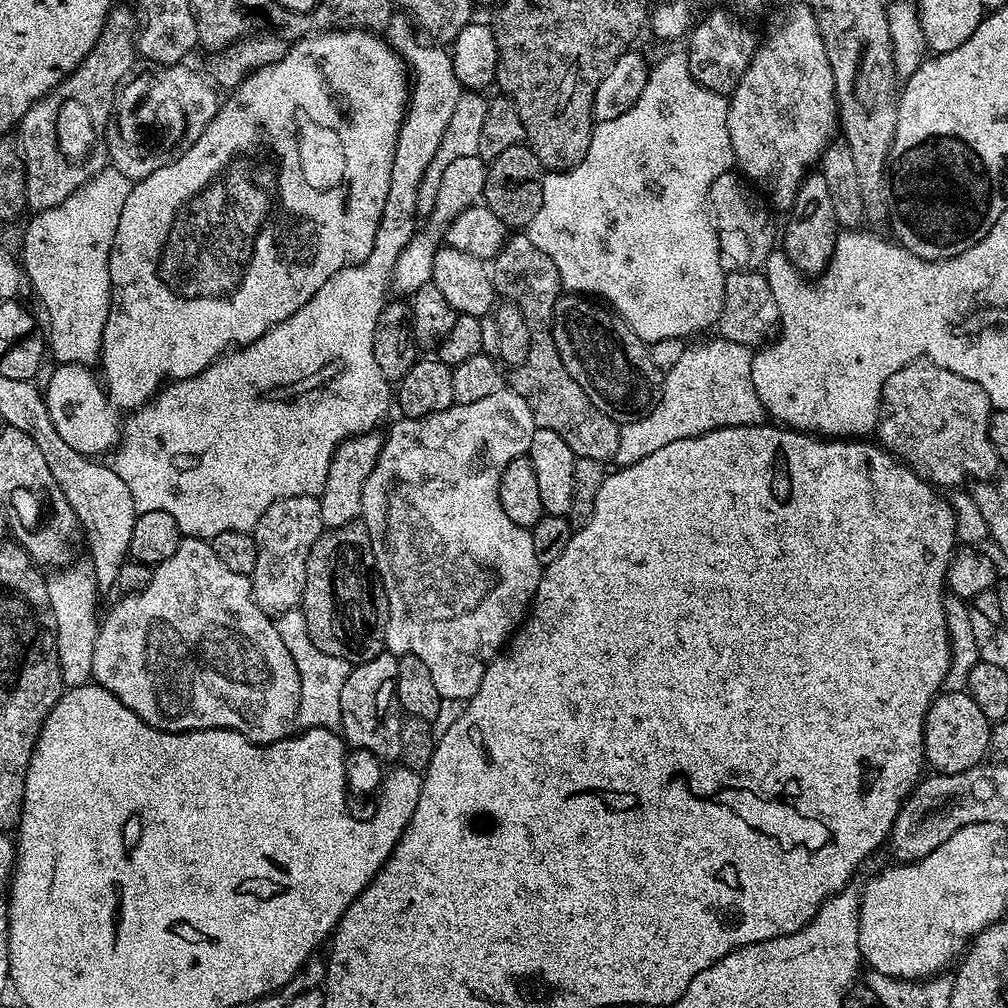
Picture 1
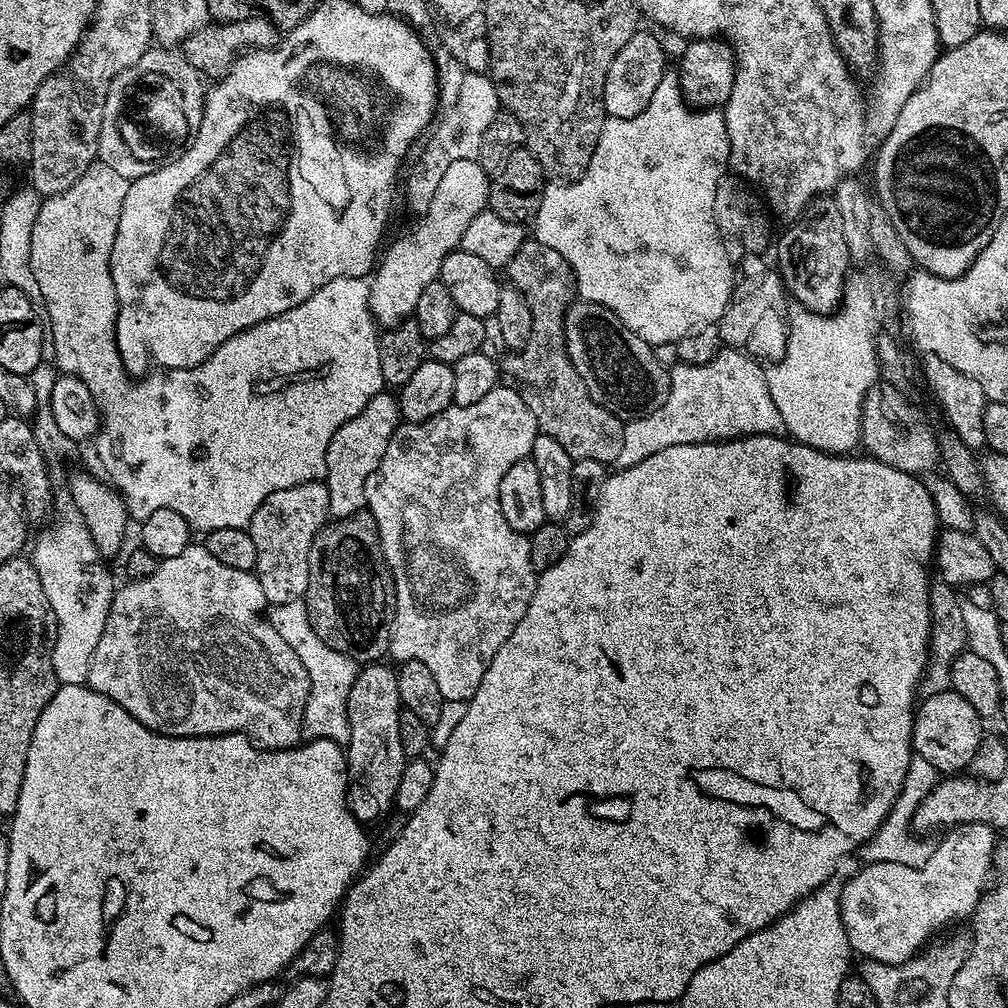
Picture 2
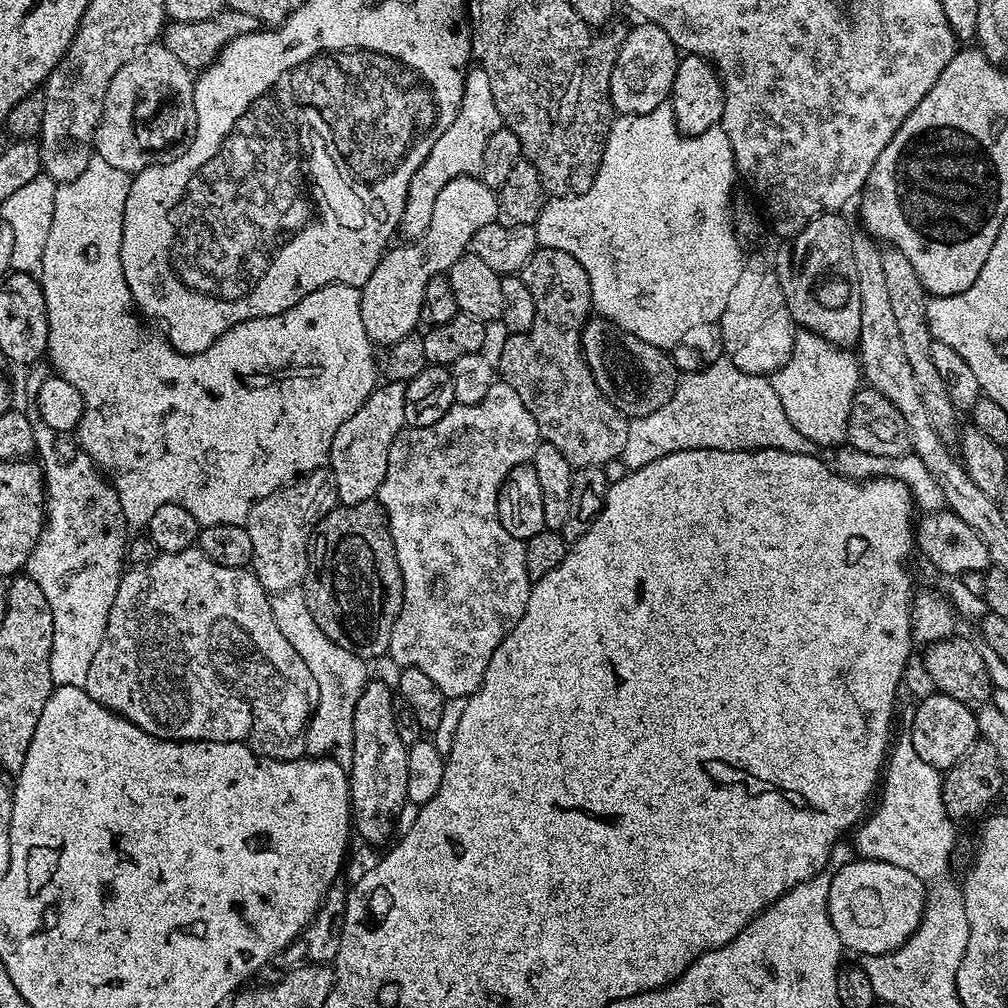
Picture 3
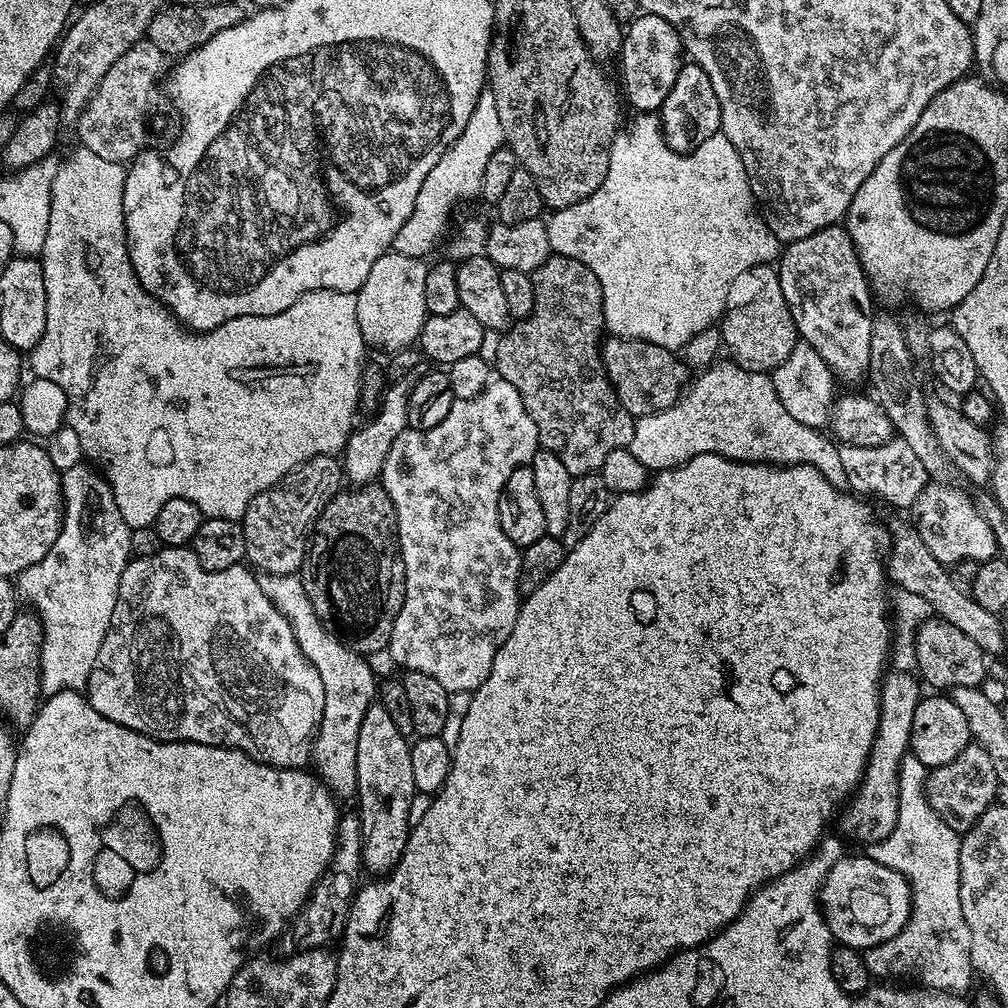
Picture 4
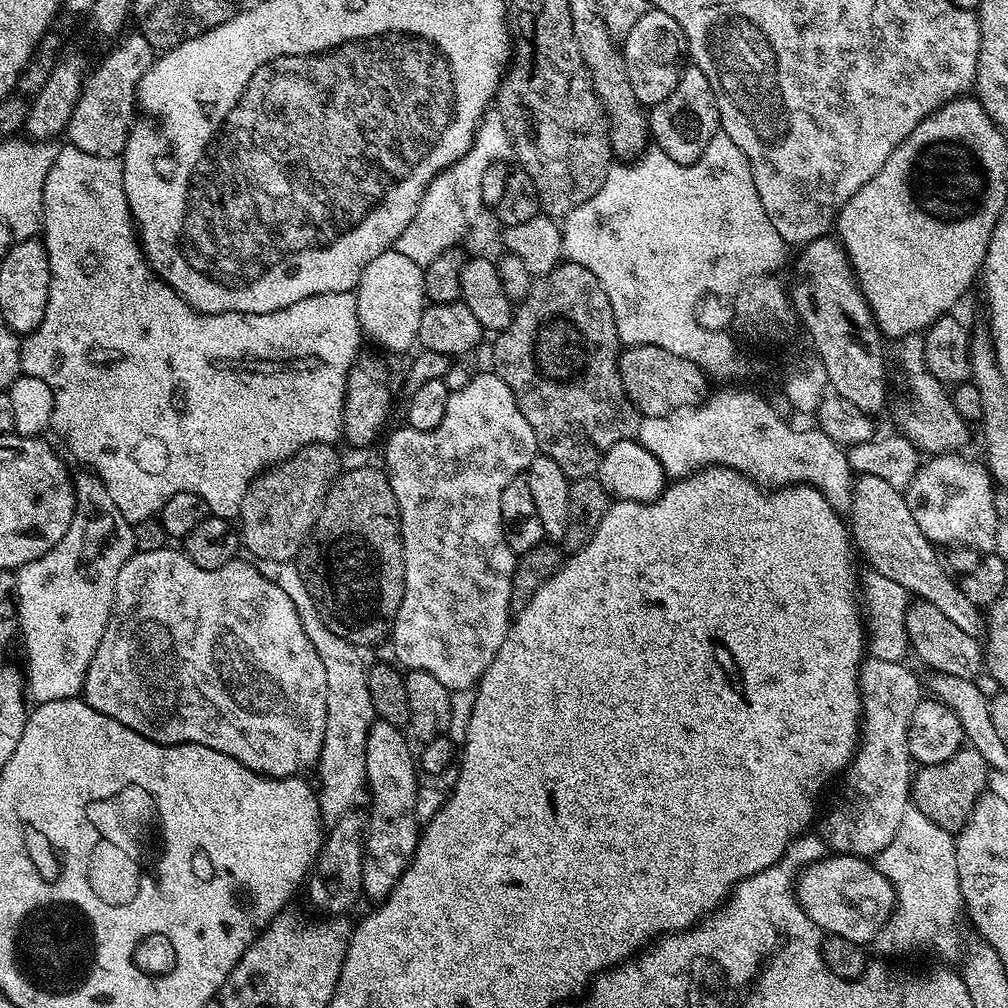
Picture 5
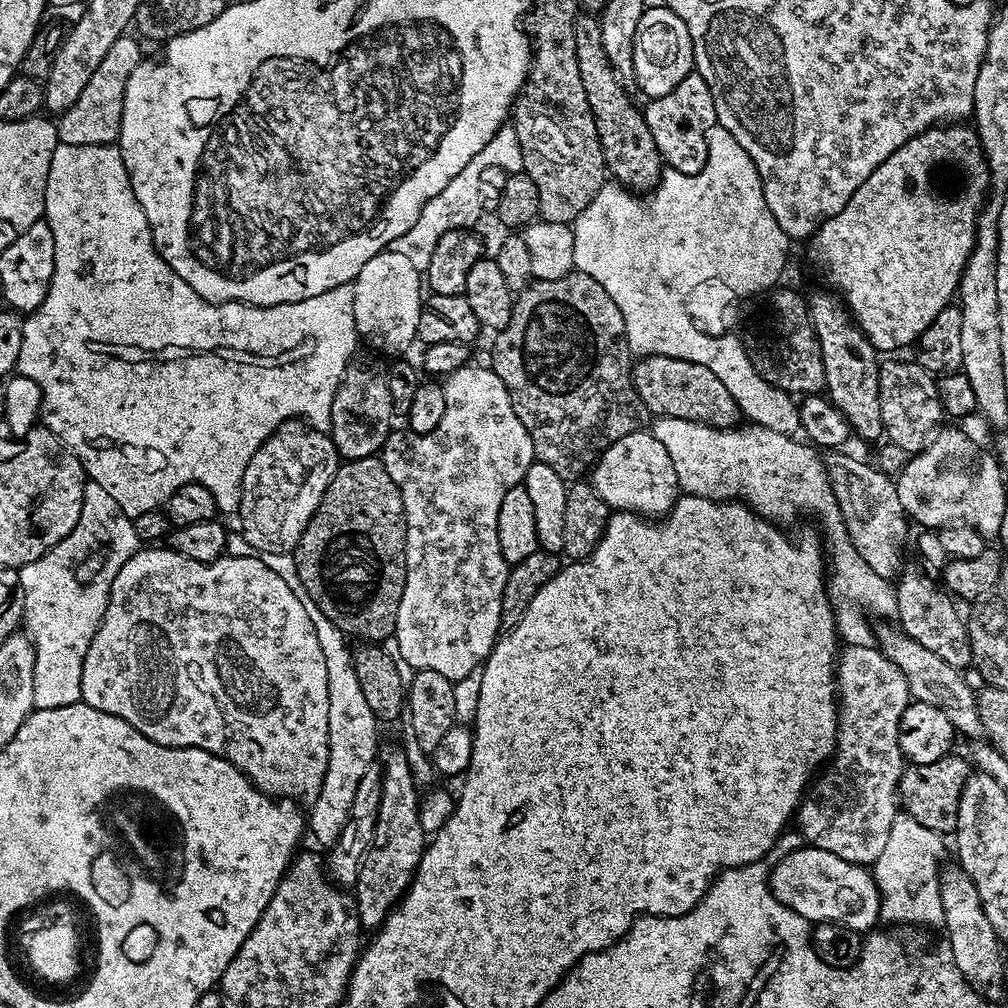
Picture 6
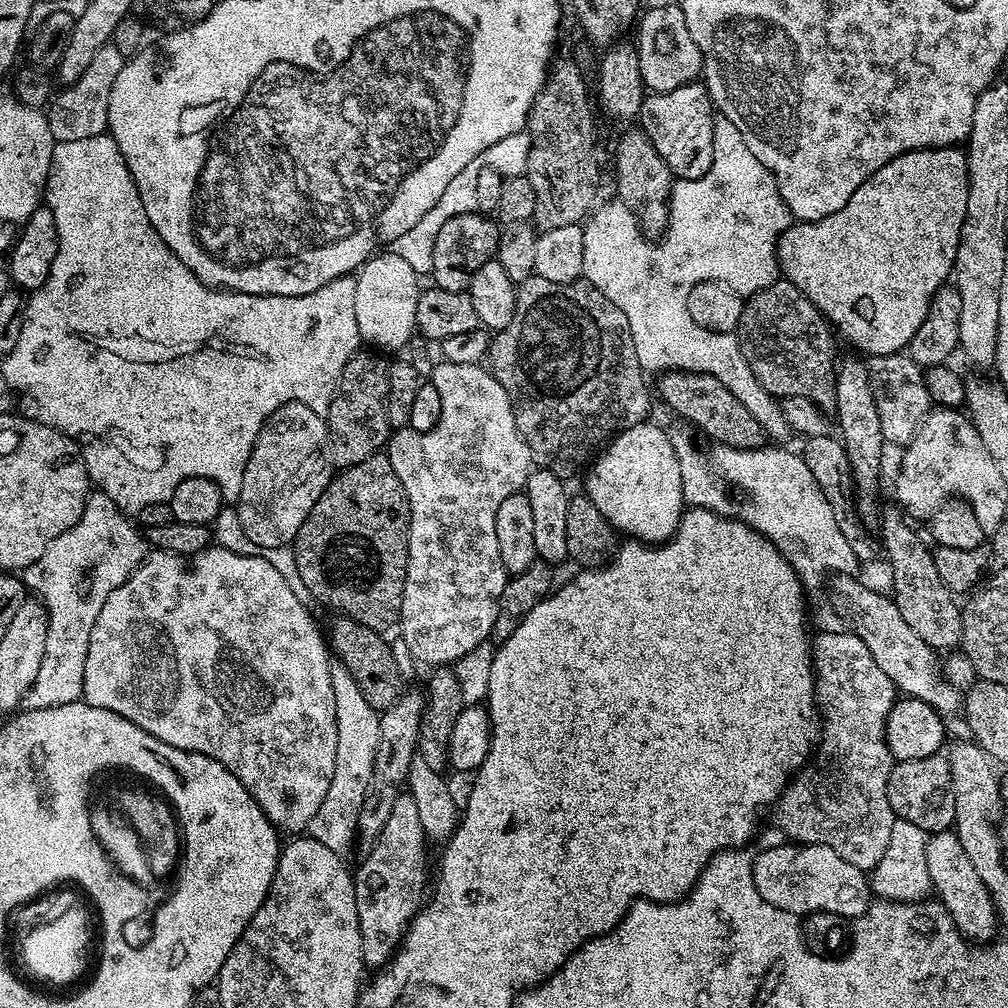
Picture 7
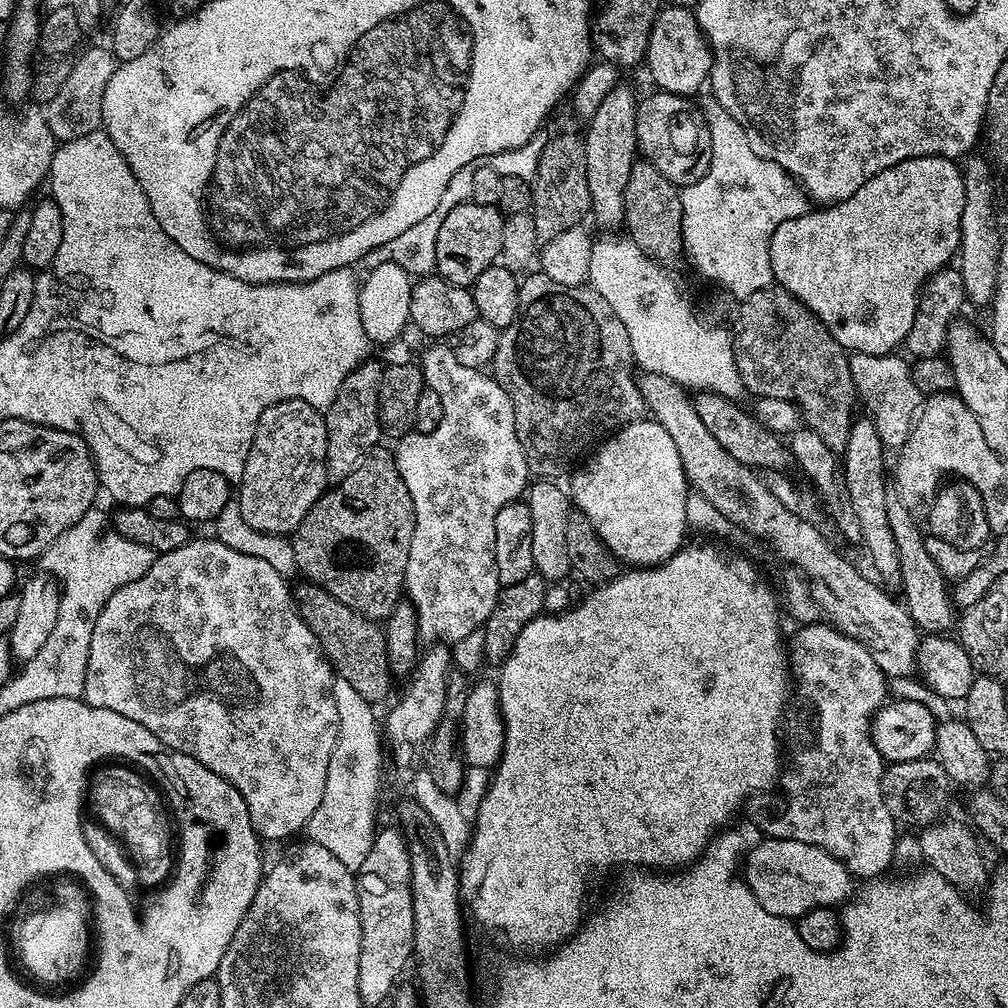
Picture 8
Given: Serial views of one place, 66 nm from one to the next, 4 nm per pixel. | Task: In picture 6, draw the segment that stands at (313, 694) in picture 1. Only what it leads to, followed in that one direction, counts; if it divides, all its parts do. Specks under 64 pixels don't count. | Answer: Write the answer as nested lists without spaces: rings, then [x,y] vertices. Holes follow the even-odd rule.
[[[261,552],[259,557],[262,562],[266,562],[266,566],[270,566],[270,570],[274,570],[274,574],[278,574],[278,578],[282,578],[282,582],[286,582],[286,586],[290,586],[290,590],[294,590],[294,594],[298,594],[298,602],[302,602],[306,614],[310,614],[310,622],[314,622],[314,634],[318,634],[318,646],[322,646],[322,658],[326,658],[326,678],[330,686],[330,726],[328,727],[330,762],[326,766],[326,778],[322,782],[322,790],[314,803],[310,805],[310,828],[311,831],[312,828],[316,831],[318,843],[331,846],[340,837],[342,826],[346,826],[350,818],[350,806],[354,806],[354,793],[358,790],[358,782],[362,782],[366,770],[373,767],[375,760],[372,759],[376,756],[378,721],[374,710],[370,710],[370,705],[366,702],[366,694],[362,694],[362,682],[358,682],[358,670],[352,661],[354,652],[351,647],[348,649],[349,637],[345,636],[342,630],[338,630],[338,626],[334,626],[334,622],[330,622],[330,618],[326,618],[322,610],[318,610],[318,602],[314,602],[314,598],[310,598],[310,594],[306,591],[306,586],[302,586],[302,578],[298,578],[295,555],[292,552],[282,554]]]

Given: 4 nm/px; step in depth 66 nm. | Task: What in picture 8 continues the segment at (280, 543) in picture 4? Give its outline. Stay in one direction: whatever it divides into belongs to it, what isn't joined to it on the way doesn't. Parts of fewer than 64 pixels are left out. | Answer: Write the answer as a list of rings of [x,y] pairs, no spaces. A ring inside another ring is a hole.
[[[300,399],[271,404],[256,423],[246,470],[238,481],[238,511],[244,524],[262,534],[288,536],[306,518],[329,483],[324,412]]]

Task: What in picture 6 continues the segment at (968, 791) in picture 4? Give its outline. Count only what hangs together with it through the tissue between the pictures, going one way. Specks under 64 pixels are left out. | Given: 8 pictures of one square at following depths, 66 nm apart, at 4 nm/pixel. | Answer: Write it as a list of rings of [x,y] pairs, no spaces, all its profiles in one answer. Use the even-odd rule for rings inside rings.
[[[949,754],[938,758],[938,762],[908,764],[904,769],[898,789],[898,804],[903,815],[930,826],[930,830],[941,834],[952,834],[958,822],[958,802],[962,798],[962,786],[968,781],[970,764],[963,755]]]

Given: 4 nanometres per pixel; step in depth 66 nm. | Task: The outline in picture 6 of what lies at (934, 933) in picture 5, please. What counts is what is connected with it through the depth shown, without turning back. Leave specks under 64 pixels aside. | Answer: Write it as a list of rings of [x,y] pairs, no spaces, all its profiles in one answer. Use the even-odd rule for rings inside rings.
[[[898,814],[894,818],[894,822],[890,826],[890,835],[886,841],[886,847],[882,849],[882,854],[878,854],[876,861],[870,865],[870,871],[874,882],[880,891],[880,920],[886,922],[889,920],[889,925],[892,926],[928,926],[924,924],[936,924],[936,926],[944,923],[944,907],[942,906],[942,894],[940,893],[940,876],[942,871],[942,863],[940,859],[944,856],[944,840],[945,837],[941,833],[930,830],[930,826],[922,826],[922,822],[917,822],[916,819],[910,818],[903,814]]]

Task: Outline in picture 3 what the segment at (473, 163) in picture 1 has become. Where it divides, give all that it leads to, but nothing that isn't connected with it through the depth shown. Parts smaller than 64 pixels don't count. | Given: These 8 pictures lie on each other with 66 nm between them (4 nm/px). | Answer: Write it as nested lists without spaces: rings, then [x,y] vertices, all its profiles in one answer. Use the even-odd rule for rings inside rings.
[[[473,175],[451,179],[435,198],[425,235],[416,241],[406,242],[408,244],[404,246],[395,245],[385,252],[361,289],[362,322],[372,342],[390,346],[411,335],[421,321],[422,297],[430,278],[447,273],[454,262],[467,253],[473,235],[482,226],[496,221],[497,200],[493,189]]]

